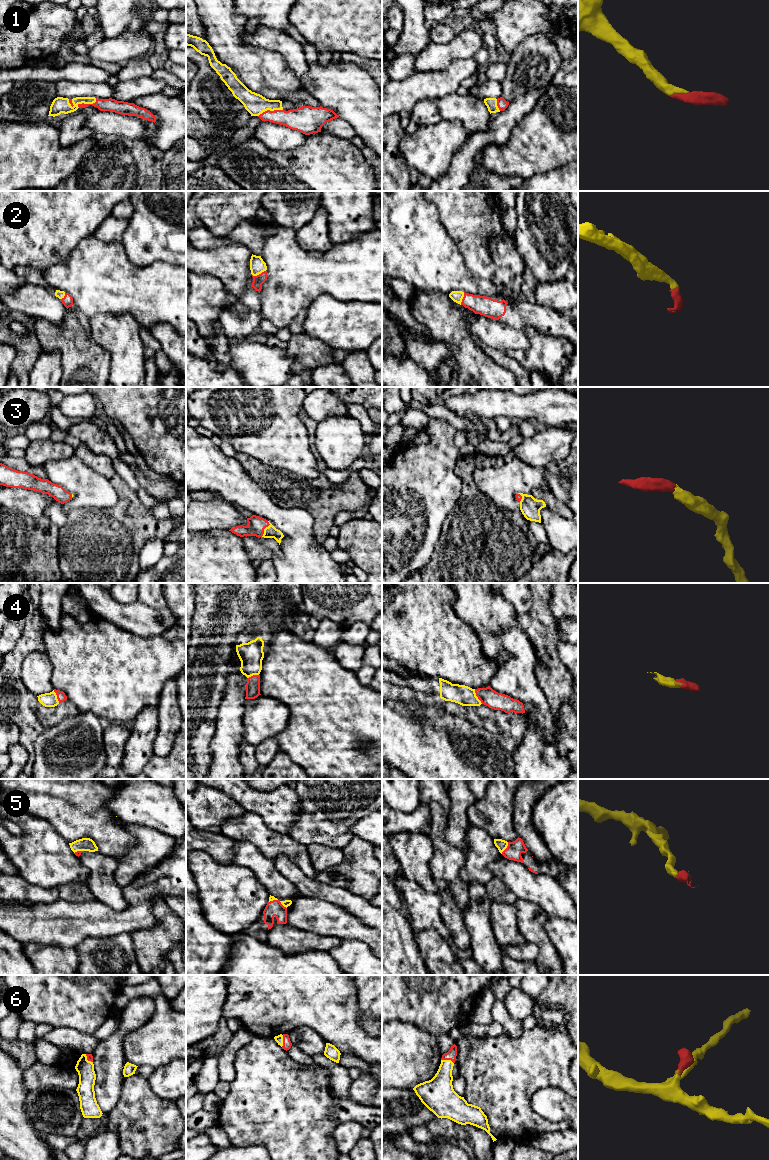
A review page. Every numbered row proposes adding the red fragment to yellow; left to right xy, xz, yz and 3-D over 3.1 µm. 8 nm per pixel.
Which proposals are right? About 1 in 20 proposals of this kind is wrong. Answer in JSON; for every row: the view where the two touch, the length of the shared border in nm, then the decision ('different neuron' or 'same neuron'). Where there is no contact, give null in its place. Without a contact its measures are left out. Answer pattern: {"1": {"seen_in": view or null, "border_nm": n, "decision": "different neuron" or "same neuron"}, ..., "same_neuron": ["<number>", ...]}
{"1": {"seen_in": "xy", "border_nm": 170, "decision": "same neuron"}, "2": {"seen_in": "xz", "border_nm": 120, "decision": "same neuron"}, "3": {"seen_in": "xz", "border_nm": 140, "decision": "same neuron"}, "4": {"seen_in": "yz", "border_nm": 140, "decision": "same neuron"}, "5": {"seen_in": "yz", "border_nm": 110, "decision": "same neuron"}, "6": {"seen_in": "yz", "border_nm": 110, "decision": "same neuron"}, "same_neuron": ["1", "2", "3", "4", "5", "6"]}

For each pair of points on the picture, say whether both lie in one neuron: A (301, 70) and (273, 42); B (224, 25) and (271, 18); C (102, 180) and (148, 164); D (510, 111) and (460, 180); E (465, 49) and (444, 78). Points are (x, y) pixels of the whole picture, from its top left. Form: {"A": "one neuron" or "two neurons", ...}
{"A": "one neuron", "B": "two neurons", "C": "one neuron", "D": "one neuron", "E": "two neurons"}

